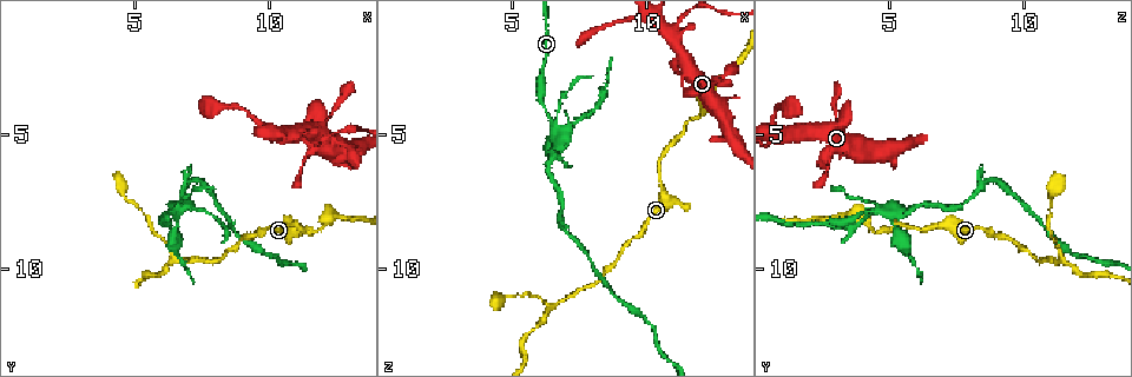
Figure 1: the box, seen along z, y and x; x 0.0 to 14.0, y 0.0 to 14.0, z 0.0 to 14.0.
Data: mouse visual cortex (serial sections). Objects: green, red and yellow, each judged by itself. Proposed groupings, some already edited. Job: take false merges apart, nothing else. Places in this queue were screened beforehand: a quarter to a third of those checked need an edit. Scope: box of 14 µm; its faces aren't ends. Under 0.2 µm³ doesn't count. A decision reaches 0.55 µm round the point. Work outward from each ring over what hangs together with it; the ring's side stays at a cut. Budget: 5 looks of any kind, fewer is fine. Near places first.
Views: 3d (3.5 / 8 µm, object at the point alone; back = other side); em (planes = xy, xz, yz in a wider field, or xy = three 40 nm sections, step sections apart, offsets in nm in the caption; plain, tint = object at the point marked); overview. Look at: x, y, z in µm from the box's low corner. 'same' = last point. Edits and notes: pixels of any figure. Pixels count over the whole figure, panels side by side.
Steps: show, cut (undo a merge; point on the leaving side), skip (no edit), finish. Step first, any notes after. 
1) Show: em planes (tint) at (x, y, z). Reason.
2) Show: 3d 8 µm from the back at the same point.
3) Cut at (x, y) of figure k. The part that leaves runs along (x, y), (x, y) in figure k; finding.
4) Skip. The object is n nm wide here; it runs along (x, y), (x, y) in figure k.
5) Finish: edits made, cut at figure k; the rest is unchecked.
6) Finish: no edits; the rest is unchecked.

Show: 3d 8 µm at (6.6, 9.7, 11.4). Three arms meet.

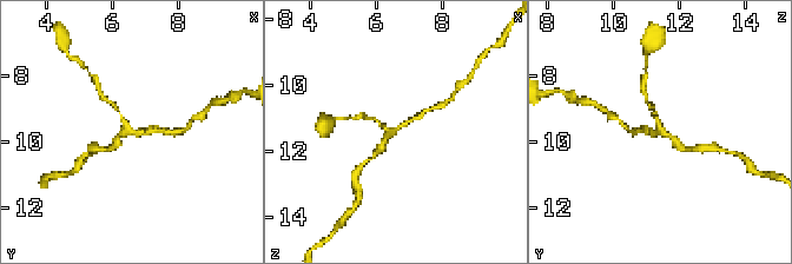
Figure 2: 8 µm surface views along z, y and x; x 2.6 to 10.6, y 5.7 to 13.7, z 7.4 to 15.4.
Show: 3d 3.5 µm at (6.6, 9.7, 11.3).

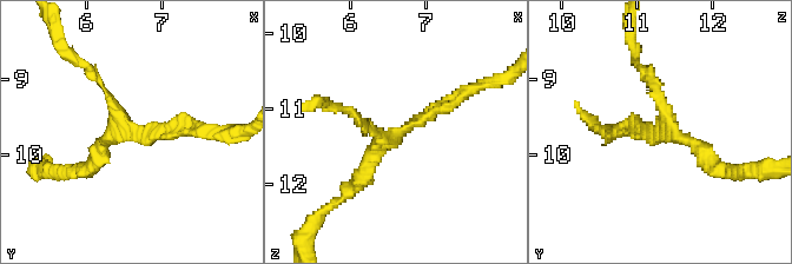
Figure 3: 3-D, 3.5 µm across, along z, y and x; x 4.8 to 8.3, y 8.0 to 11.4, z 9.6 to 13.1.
Show: em xy step 1 (tint) at (6.60, 9.65, 11.30).

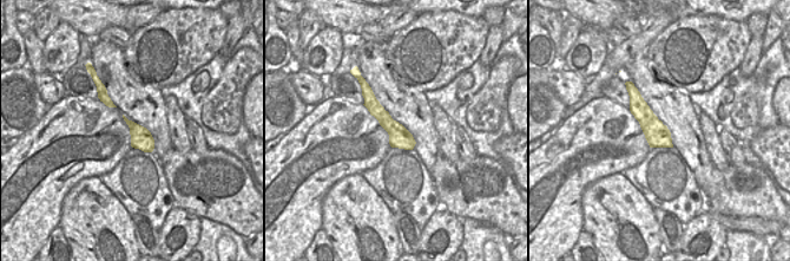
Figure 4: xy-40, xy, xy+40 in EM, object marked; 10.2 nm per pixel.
Skip. 3 arms meet here; it runs along (367, 89), (370, 103), (409, 147) in figure 4; one cell here.

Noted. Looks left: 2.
Show: 3d 3.5 µm at (6.5, 8.0, 5.0). Side arm on a straight run.

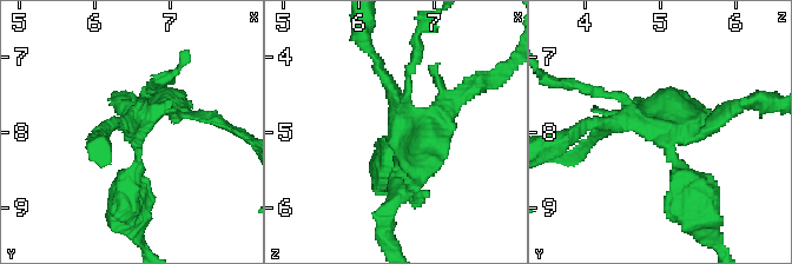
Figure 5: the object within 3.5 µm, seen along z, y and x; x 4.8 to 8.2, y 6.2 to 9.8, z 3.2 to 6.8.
Cut at (437, 126) of figure 5. The part that leaves runs along (667, 145), (718, 243) in figure 5; two cells meet here.

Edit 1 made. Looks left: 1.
Finish: edits made, cut at figure 5; the rest is unchecked.

